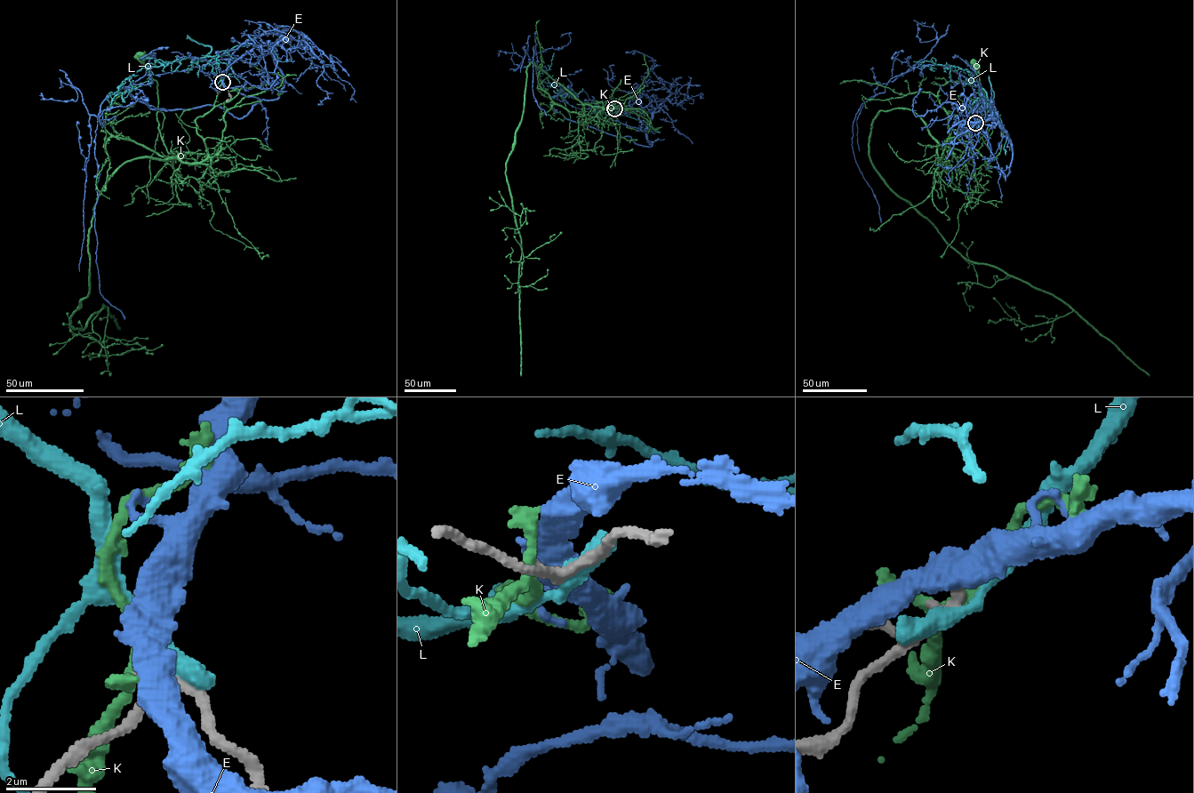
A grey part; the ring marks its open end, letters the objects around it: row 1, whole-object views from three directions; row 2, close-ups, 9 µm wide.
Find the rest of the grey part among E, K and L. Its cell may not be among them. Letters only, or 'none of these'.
none of these

